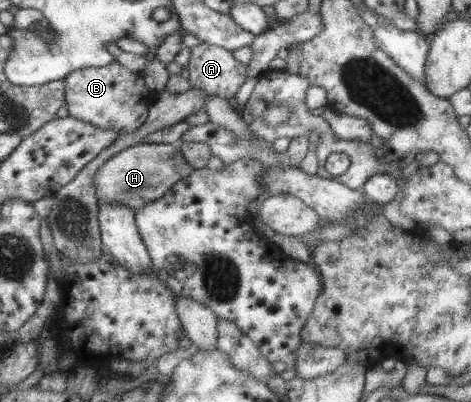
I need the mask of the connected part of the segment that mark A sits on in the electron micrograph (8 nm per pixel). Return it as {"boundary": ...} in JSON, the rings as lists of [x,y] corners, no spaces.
{"boundary":[[[200,43],[189,50],[189,58],[182,71],[186,75],[190,87],[197,87],[207,95],[217,95],[231,101],[236,90],[247,79],[247,65],[236,61],[230,51],[217,45]]]}

